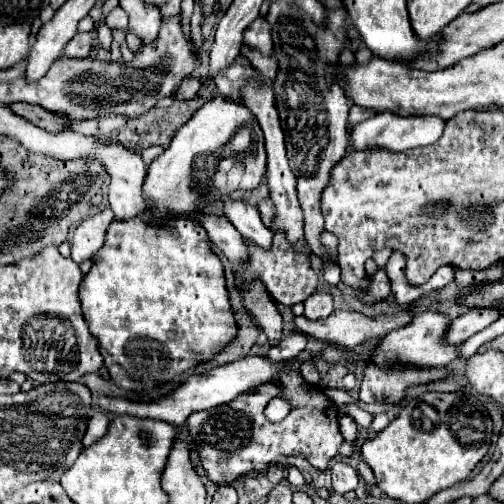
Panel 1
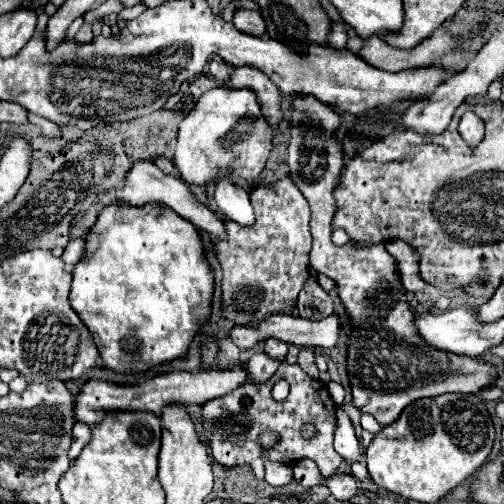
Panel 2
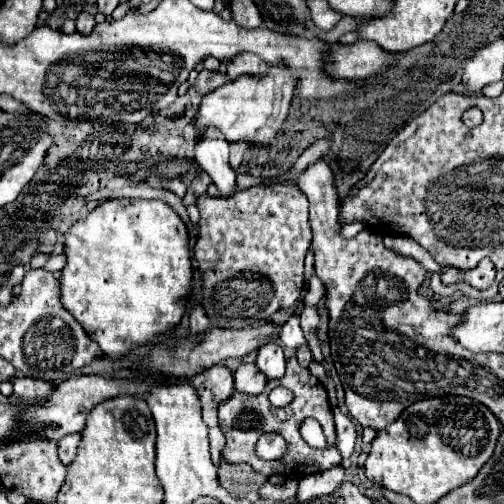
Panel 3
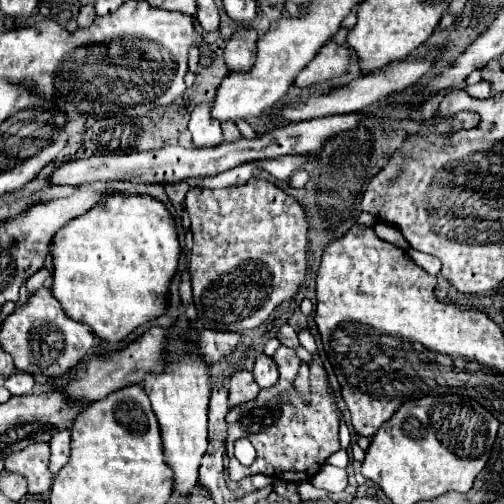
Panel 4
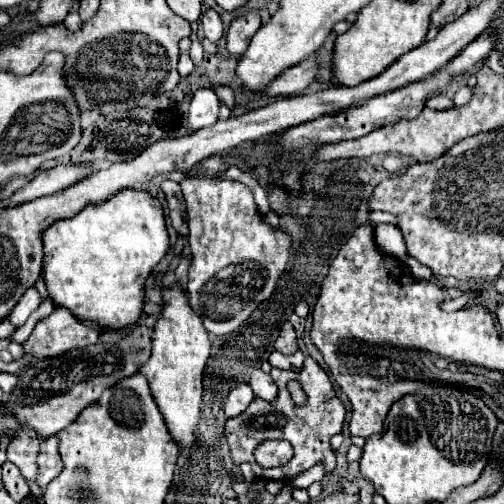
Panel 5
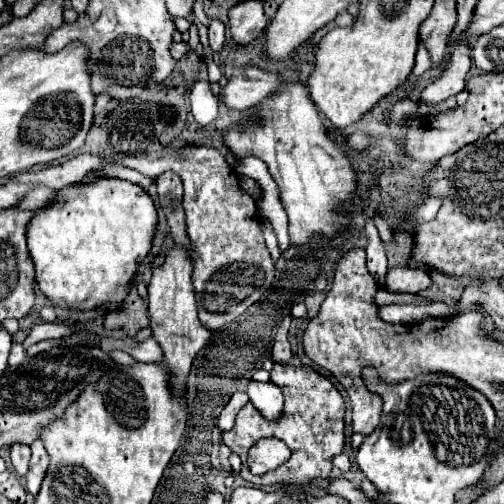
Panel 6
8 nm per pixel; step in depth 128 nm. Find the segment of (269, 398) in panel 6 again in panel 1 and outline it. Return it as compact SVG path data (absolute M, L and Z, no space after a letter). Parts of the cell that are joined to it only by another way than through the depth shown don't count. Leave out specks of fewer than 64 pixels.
M252 284L252 290L248 290L248 296L244 296L244 306L260 322L270 346L276 346L282 340L282 316L276 308L278 304L268 300L268 294L260 288L260 284Z

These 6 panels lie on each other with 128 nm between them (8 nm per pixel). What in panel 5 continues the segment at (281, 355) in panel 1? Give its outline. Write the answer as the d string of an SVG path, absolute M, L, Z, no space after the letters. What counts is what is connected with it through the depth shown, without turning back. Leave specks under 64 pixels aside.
M238 384L226 398L226 404L224 404L226 418L240 416L252 400L254 400L254 396L252 396L252 390L248 388L248 384Z

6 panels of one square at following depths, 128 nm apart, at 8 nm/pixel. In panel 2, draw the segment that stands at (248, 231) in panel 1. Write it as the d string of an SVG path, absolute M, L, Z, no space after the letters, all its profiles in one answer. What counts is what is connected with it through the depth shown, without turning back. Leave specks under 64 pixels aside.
M218 178L216 180L216 192L214 200L218 204L218 210L224 212L228 218L236 220L238 224L252 224L254 210L248 200L248 192L242 190L232 178Z

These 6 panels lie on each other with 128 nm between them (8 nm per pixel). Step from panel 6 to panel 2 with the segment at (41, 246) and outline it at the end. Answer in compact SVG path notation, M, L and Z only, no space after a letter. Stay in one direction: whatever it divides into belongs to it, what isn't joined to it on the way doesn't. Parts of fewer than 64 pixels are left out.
M114 202L98 214L84 240L84 254L72 270L70 304L88 326L94 344L98 344L96 348L104 366L122 374L138 374L184 356L198 332L198 322L210 314L214 290L214 276L194 224L164 204L144 204L138 208L126 202Z

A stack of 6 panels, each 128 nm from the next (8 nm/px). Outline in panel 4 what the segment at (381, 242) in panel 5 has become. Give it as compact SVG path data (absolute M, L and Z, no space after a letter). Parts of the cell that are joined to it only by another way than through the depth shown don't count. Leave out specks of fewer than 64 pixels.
M376 222L374 232L378 234L378 238L382 238L382 240L386 240L386 242L390 242L390 244L398 246L398 248L402 248L404 252L408 252L408 250L410 250L410 246L406 244L406 240L404 240L404 236L400 234L400 230L398 230L398 228L394 228L392 224Z

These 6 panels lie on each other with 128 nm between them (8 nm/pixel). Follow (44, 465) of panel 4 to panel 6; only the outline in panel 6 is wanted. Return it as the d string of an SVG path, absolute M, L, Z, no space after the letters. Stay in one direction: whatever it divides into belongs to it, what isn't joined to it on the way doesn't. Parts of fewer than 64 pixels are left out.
M16 444L16 446L10 448L12 468L14 468L14 472L18 476L26 476L26 472L28 472L28 456L30 456L30 452L28 452L28 446L24 446L24 444Z

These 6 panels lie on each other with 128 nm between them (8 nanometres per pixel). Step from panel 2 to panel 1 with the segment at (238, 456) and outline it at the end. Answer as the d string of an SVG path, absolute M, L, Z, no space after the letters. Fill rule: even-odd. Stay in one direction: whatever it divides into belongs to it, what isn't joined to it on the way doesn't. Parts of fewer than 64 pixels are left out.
M282 372L282 378L286 378L282 392L276 384L256 386L220 408L194 412L186 420L190 438L198 444L198 458L212 482L230 484L248 470L262 472L272 462L278 462L280 456L288 456L286 452L306 458L320 472L328 470L328 462L344 442L338 430L338 408L324 390L320 390L320 386L306 382L300 372ZM276 396L284 398L292 406L290 414L282 422L270 422L264 416L264 408Z

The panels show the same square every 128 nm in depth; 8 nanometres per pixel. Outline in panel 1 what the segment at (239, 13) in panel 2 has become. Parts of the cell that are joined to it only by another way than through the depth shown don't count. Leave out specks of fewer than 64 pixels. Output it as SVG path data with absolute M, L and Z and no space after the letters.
M258 16L252 24L248 24L248 28L244 30L244 44L248 44L248 48L256 48L258 52L264 52L266 56L272 54L272 36L270 36L270 26L268 22Z

